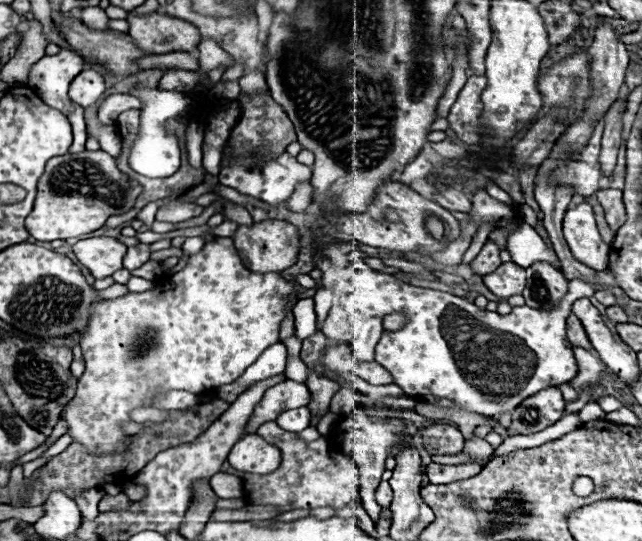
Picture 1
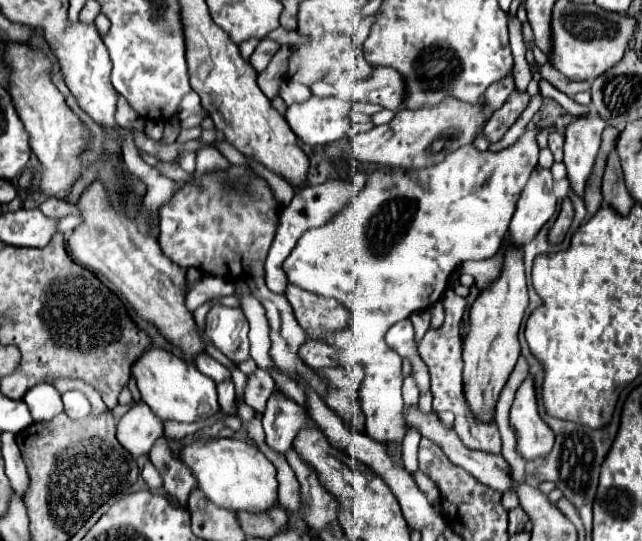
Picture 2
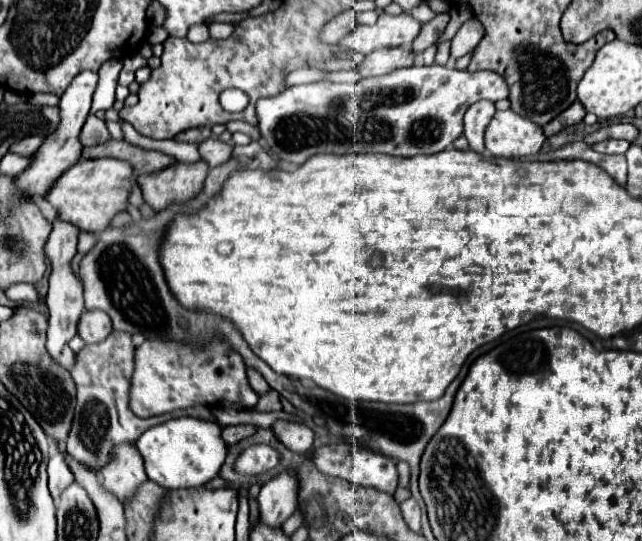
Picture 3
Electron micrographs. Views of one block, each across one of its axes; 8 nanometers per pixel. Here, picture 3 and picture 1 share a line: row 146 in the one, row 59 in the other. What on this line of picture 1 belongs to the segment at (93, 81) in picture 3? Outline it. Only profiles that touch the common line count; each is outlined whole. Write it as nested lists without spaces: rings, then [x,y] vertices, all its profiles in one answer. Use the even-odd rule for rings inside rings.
[[[60,50],[60,52],[54,54],[54,56],[44,56],[44,58],[40,58],[36,64],[32,64],[32,68],[30,68],[30,86],[40,94],[42,100],[46,98],[44,102],[46,102],[48,106],[62,110],[62,112],[68,116],[70,124],[72,124],[74,142],[72,142],[72,146],[70,146],[70,150],[68,150],[69,154],[78,154],[78,152],[85,150],[86,124],[84,124],[84,110],[82,110],[80,106],[76,106],[76,104],[68,98],[68,86],[70,86],[70,82],[72,82],[82,70],[84,70],[84,60],[82,60],[76,52],[70,52],[70,50]]]

